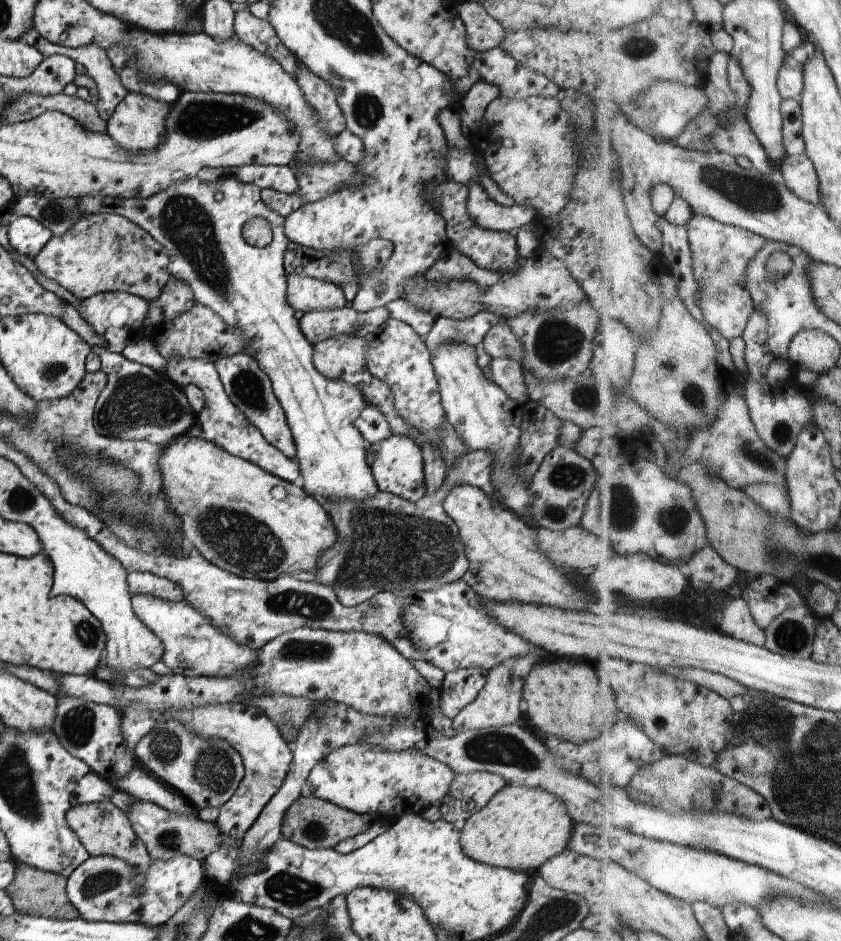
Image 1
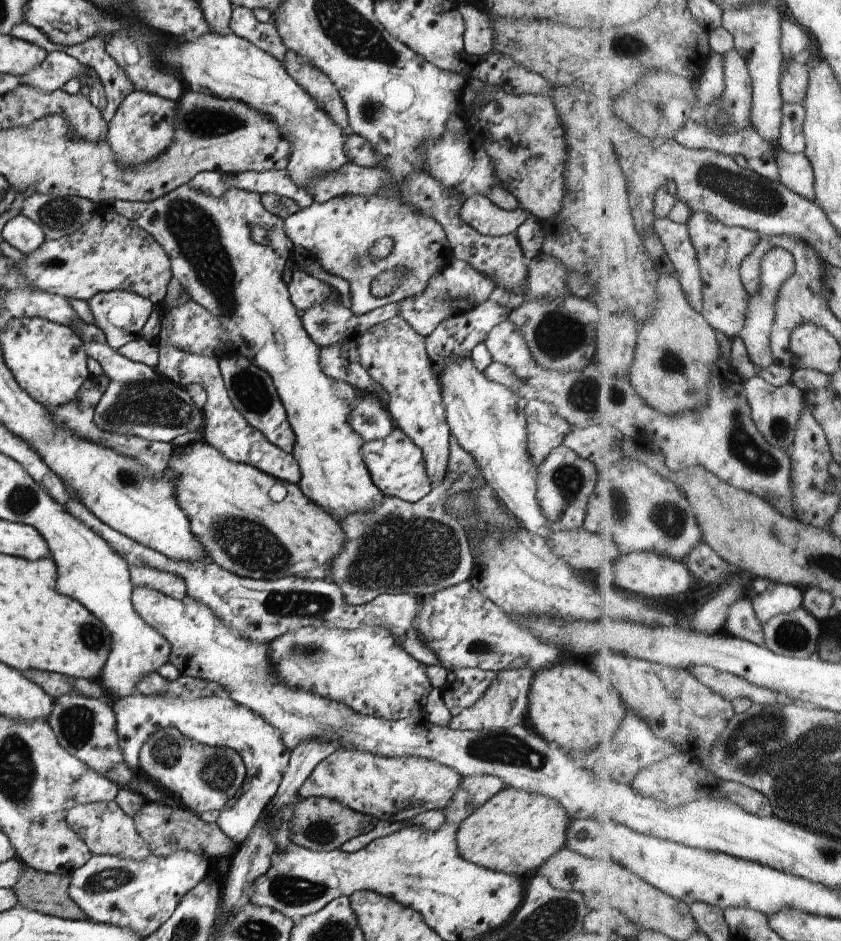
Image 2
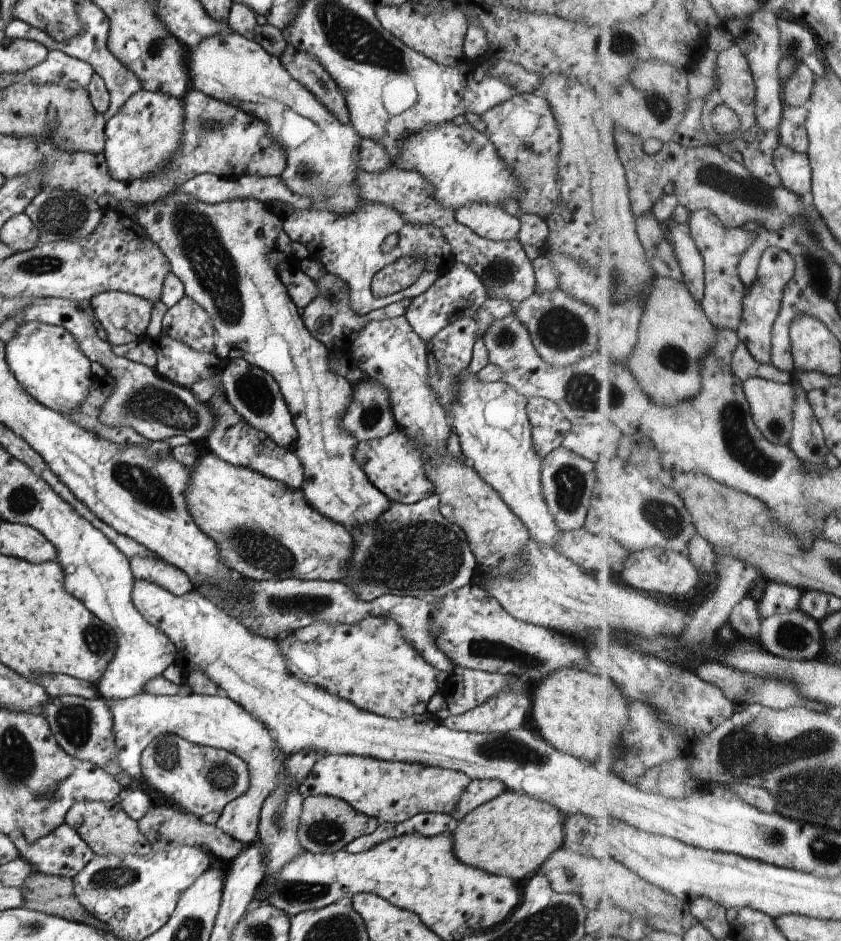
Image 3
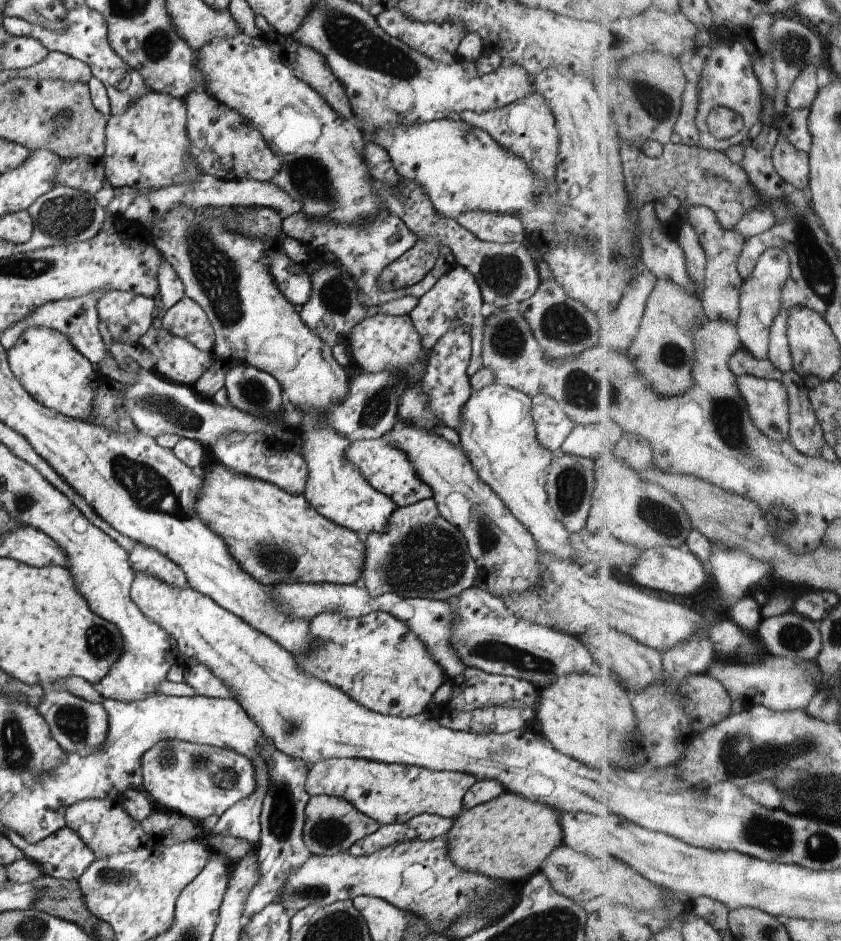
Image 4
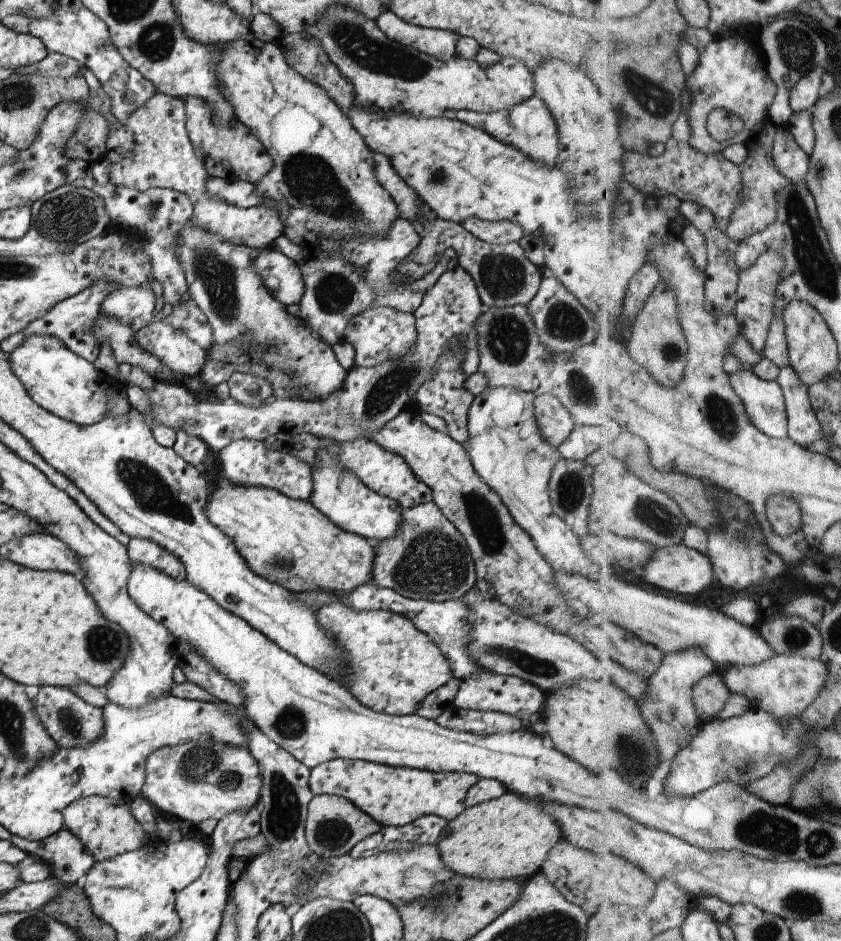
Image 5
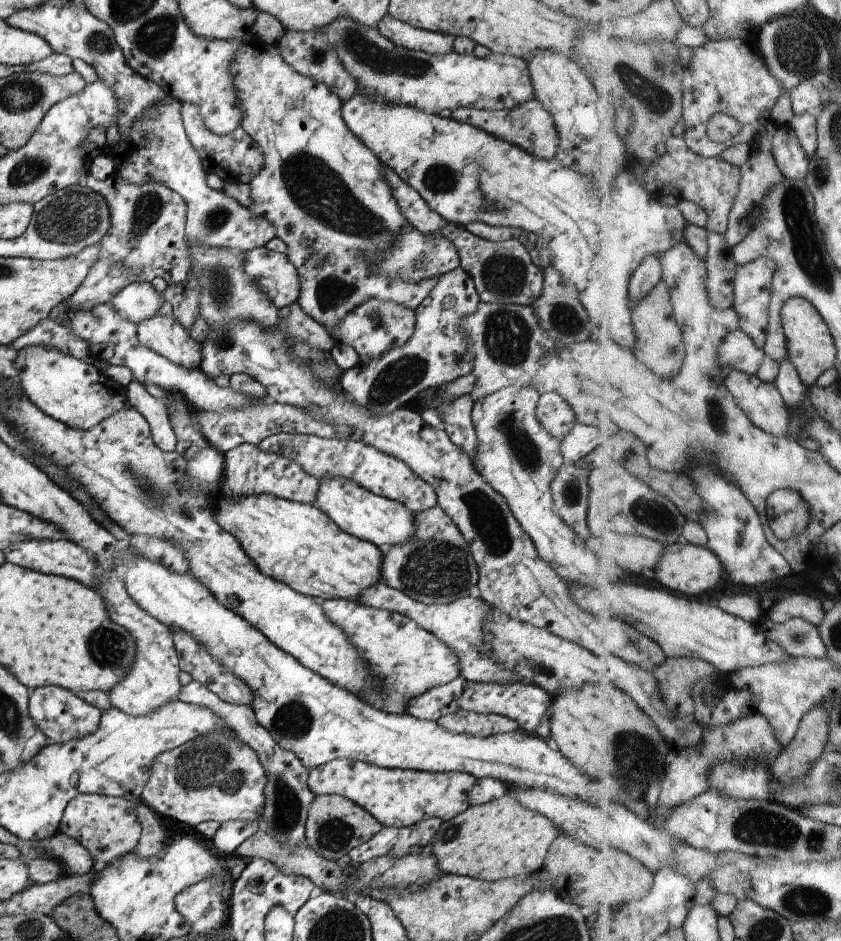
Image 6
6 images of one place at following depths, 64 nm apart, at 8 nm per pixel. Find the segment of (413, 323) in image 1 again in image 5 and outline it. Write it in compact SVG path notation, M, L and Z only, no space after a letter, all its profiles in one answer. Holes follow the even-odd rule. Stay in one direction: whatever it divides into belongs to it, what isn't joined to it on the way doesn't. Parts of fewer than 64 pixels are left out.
M460 265L447 270L432 288L424 293L422 304L413 312L417 341L410 352L398 358L388 358L386 362L364 368L354 366L347 371L346 380L338 392L332 392L326 400L306 402L288 397L270 400L258 408L248 408L233 400L209 402L192 394L183 383L153 380L154 388L143 390L152 402L152 414L141 414L144 422L151 429L156 422L170 426L174 432L184 430L200 438L214 452L220 452L232 440L248 438L264 441L269 436L285 431L293 434L310 433L340 443L357 438L370 439L384 424L396 418L415 398L420 386L434 376L434 366L446 348L460 344L464 354L462 372L471 375L477 372L479 365L478 332L474 328L480 318L483 302L479 297L474 279Z

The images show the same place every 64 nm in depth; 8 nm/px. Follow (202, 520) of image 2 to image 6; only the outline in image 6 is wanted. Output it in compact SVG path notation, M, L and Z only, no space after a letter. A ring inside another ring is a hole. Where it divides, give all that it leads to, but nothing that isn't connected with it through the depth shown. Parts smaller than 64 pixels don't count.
M221 493L212 503L212 518L216 524L233 534L246 556L254 562L264 576L283 582L296 592L317 597L322 602L330 599L358 600L362 590L380 581L383 550L372 542L356 538L344 532L316 506L304 502L278 498L272 494L254 494L234 498L229 493Z

